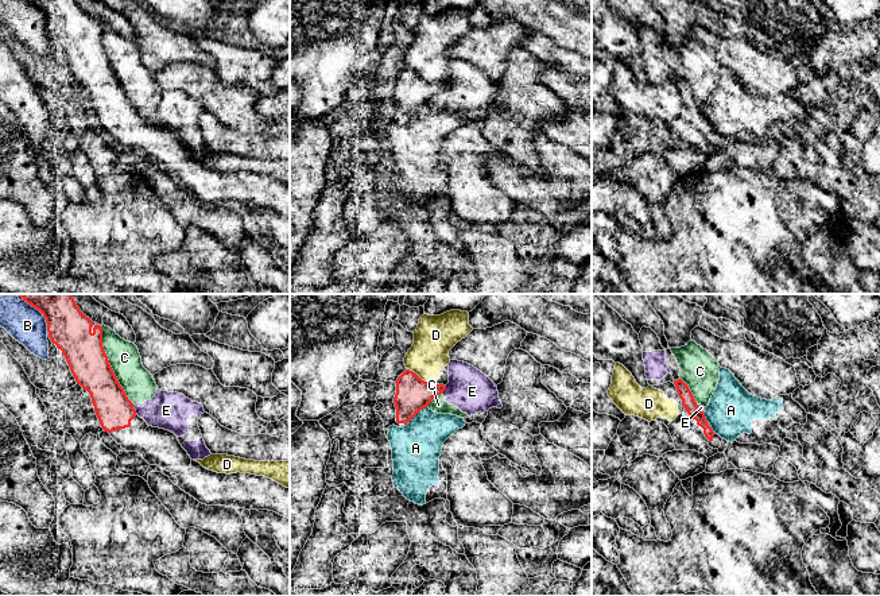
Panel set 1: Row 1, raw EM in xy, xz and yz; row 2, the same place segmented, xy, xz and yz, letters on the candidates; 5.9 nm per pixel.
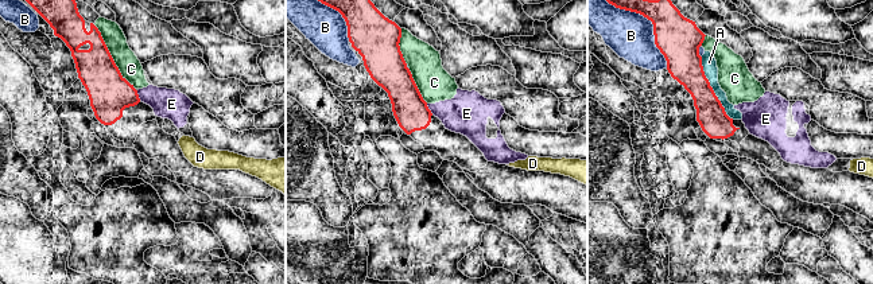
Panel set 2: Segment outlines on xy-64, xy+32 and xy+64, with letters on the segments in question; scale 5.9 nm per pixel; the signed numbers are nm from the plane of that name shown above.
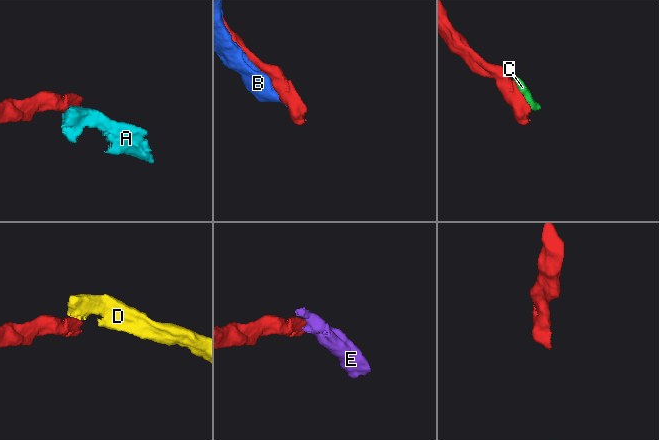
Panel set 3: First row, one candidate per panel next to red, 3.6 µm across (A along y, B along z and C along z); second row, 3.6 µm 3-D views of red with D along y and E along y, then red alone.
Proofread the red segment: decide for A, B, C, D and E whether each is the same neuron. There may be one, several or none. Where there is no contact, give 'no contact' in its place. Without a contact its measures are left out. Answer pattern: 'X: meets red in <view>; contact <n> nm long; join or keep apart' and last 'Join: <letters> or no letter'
A: meets red in xz; contact 140 nm long; keep apart
B: meets red in xy; contact 220 nm long; keep apart
C: meets red in xy; contact 500 nm long; keep apart
D: meets red in xz; contact 150 nm long; keep apart
E: meets red in xy; contact 60 nm long; keep apart
Join: no letter

